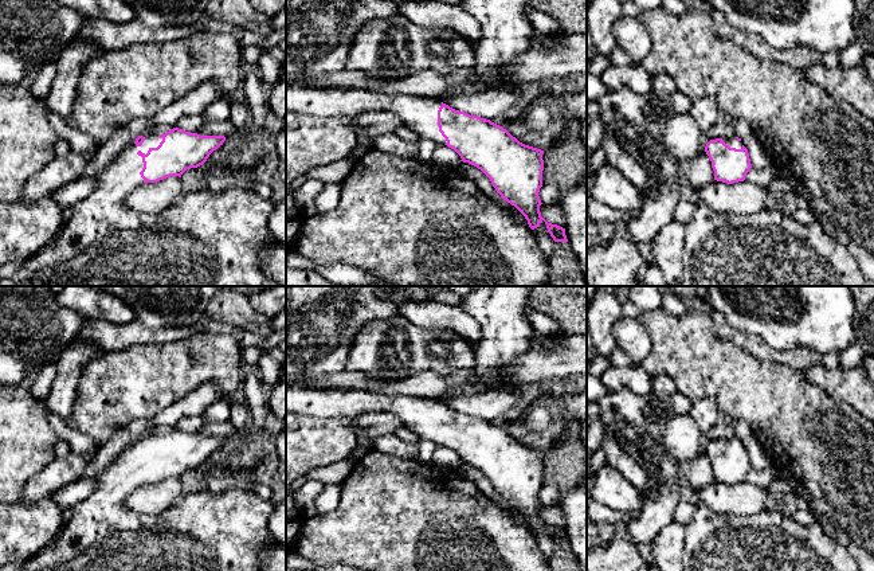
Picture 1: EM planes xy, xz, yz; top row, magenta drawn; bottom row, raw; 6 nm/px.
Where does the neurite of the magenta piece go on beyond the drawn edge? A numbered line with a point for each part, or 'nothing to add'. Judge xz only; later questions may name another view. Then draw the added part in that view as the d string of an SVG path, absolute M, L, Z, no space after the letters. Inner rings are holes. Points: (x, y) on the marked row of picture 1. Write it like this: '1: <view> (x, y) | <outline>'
1: xz (420, 114) | M286 85L286 113L297 113L317 117L354 117L371 110L393 113L403 126L409 128L420 138L446 145L447 141L439 132L438 110L442 101L436 98L414 98L404 94L369 93L360 89L309 87L302 85Z

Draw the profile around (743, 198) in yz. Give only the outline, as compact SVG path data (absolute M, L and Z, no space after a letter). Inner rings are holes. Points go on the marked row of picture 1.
M713 180L698 188L697 195L699 202L725 215L748 215L769 208L768 189L745 180L733 184Z

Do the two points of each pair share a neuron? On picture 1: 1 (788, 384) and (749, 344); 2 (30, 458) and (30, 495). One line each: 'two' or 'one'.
1: two
2: two

